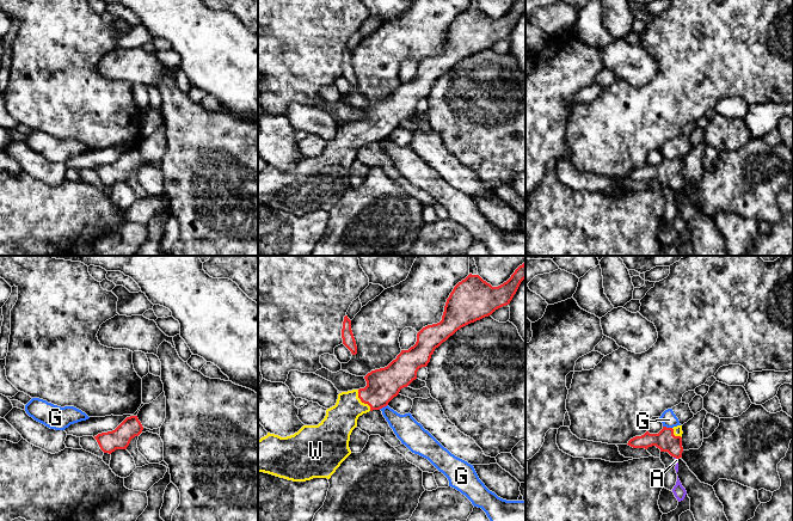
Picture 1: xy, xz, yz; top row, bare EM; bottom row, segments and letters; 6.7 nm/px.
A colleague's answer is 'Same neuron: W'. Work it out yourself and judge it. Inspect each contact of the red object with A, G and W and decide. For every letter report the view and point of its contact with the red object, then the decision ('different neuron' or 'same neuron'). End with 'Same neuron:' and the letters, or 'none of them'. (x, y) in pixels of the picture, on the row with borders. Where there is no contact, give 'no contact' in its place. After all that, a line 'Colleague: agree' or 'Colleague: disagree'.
A: yz (676, 458) | different neuron
G: yz (668, 428) | different neuron
W: xz (362, 402) | same neuron
Same neuron: W
Colleague: agree

